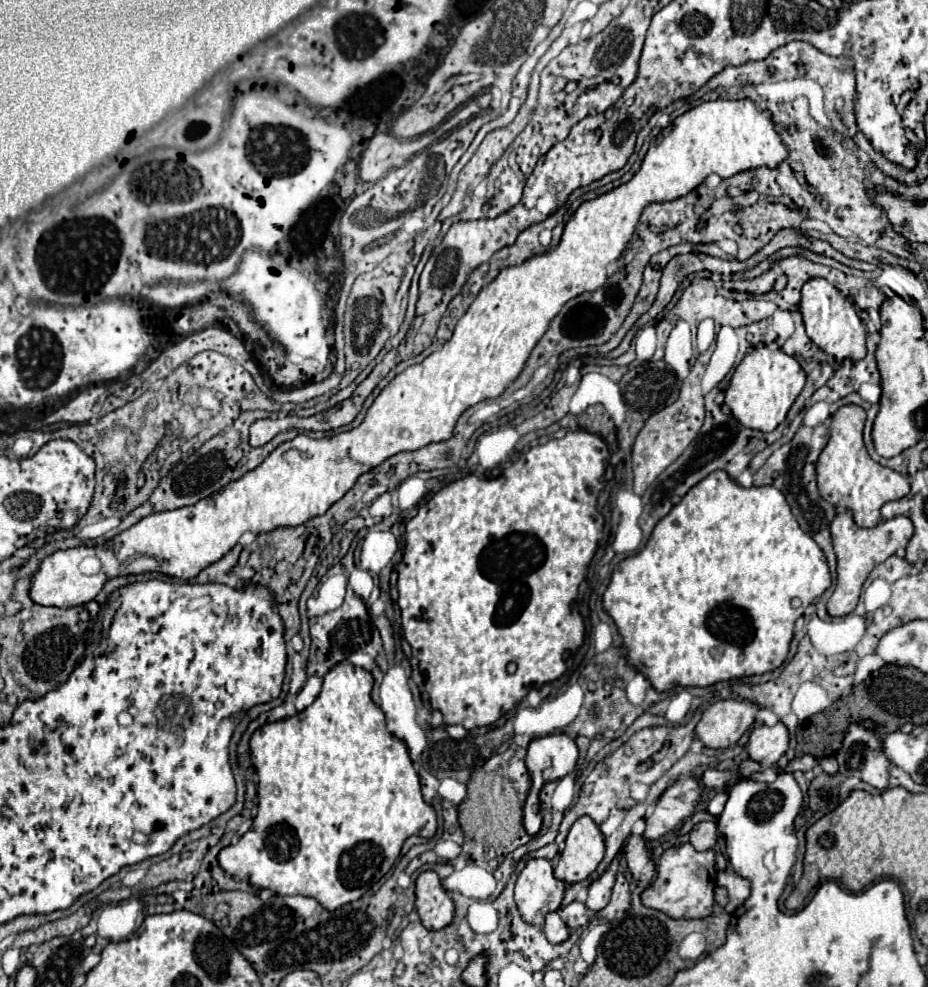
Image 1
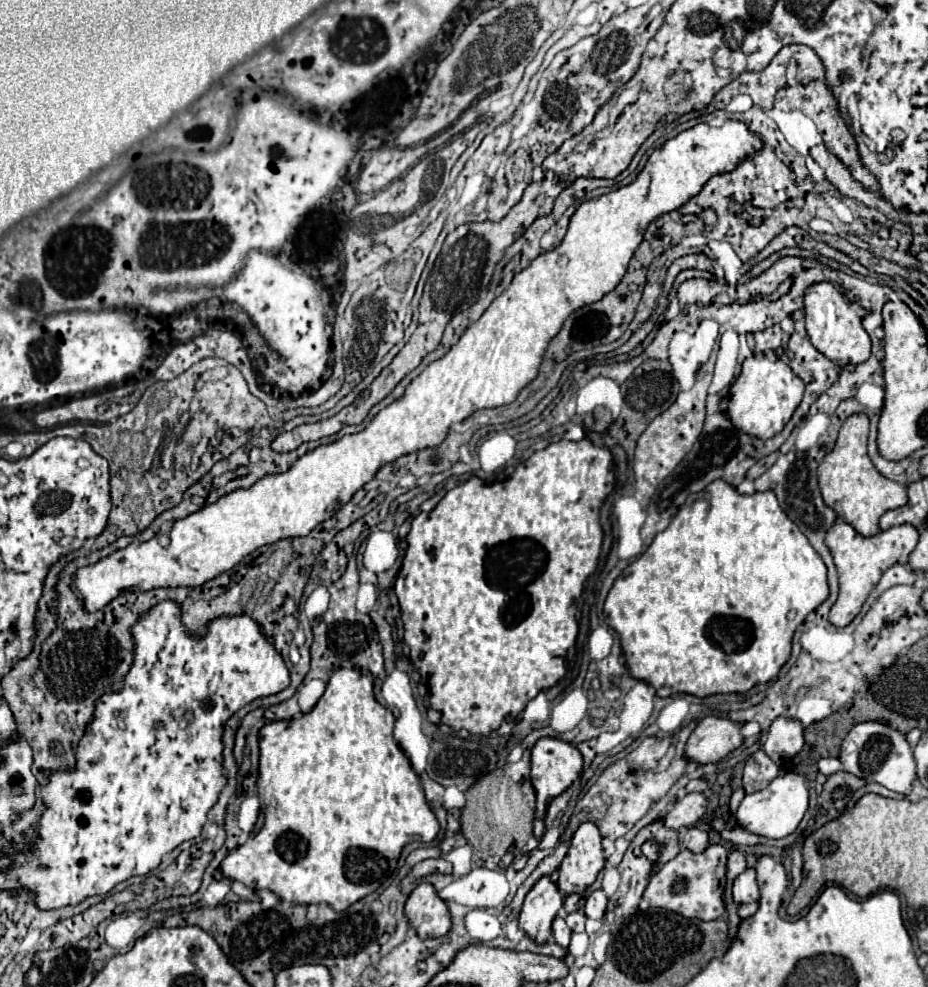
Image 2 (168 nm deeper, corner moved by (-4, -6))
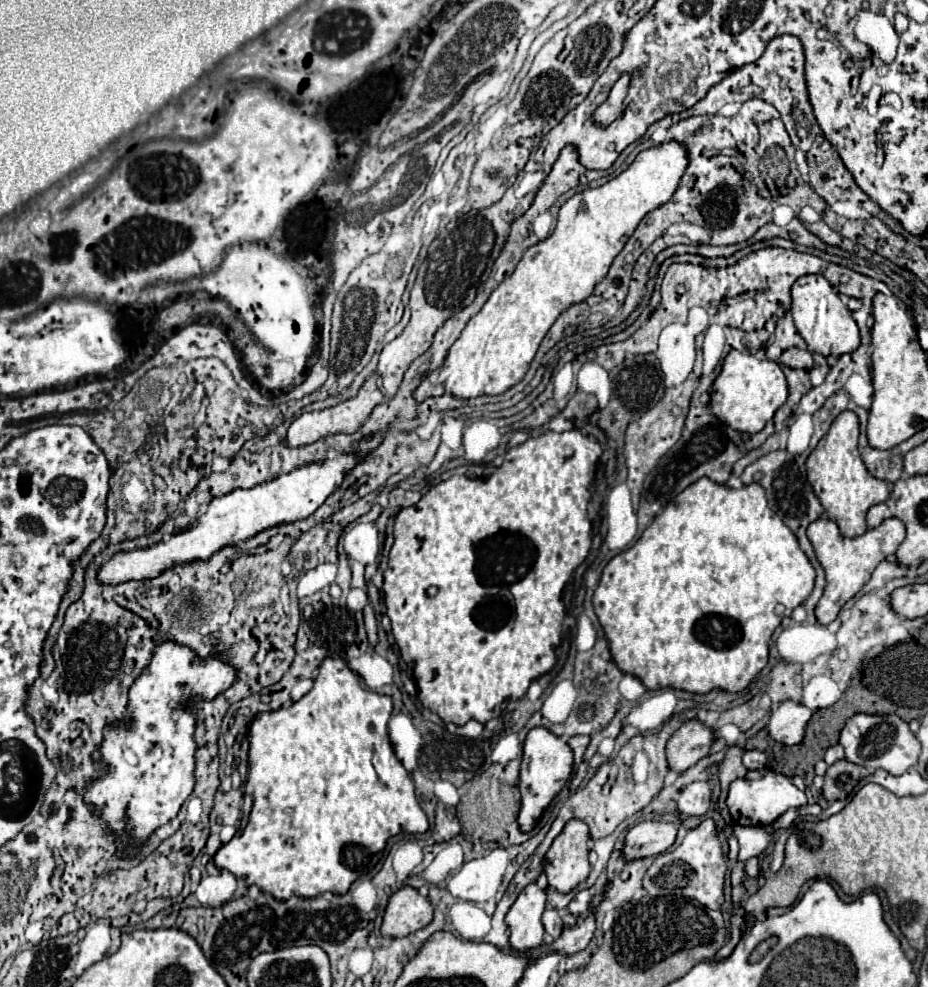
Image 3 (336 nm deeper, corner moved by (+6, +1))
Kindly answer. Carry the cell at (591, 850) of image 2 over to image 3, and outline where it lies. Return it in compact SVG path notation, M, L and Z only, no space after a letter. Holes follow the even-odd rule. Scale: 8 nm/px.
M570 820L548 848L544 874L560 894L568 894L588 878L588 840L588 826L582 820Z

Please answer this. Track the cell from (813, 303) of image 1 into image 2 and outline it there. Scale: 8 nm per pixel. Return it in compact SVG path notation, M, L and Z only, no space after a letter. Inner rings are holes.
M822 281L806 289L804 295L805 328L812 345L840 367L848 363L864 363L870 357L870 337L851 302L832 283Z

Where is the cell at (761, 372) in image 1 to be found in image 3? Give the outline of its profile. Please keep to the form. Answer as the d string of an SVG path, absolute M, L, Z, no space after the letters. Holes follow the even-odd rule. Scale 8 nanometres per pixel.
M730 350L730 354L722 362L722 370L712 384L710 390L710 410L724 424L738 432L760 432L768 420L772 420L774 412L786 402L788 384L784 372L778 362L758 360L748 350Z

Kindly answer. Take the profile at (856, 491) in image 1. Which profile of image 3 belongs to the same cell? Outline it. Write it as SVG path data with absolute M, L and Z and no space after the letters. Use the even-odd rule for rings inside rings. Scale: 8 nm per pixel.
M844 410L838 414L838 418L832 422L828 434L818 442L818 446L810 452L806 460L806 472L808 482L814 488L814 494L818 496L820 504L824 506L830 520L834 520L840 528L840 532L846 538L860 536L868 530L866 526L866 512L870 506L884 502L890 496L890 484L884 480L874 478L858 452L858 416L850 410Z

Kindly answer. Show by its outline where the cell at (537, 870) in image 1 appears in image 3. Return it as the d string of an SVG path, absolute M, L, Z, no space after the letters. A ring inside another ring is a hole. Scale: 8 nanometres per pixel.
M528 884L506 914L510 928L510 946L518 952L528 952L542 946L544 926L540 922L546 906L546 894L536 884Z

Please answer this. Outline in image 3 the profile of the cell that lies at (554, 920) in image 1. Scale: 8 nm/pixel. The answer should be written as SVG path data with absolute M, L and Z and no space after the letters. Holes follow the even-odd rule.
M554 908L544 910L544 914L542 914L542 924L544 924L546 932L548 932L552 938L558 938L560 932L562 932L562 912L558 912L558 910L554 910Z

